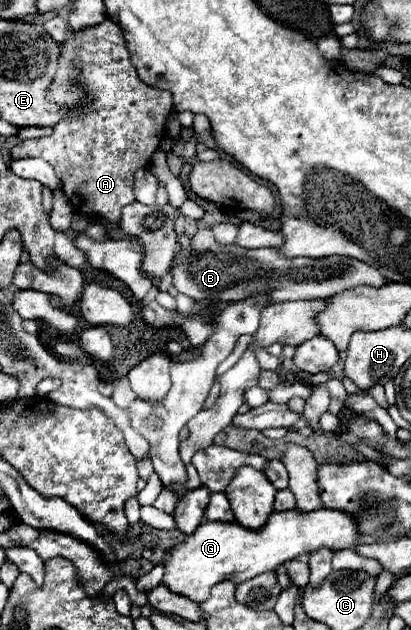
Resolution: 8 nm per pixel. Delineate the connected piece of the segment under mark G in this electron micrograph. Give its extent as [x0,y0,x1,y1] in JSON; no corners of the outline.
[162,509,360,603]

